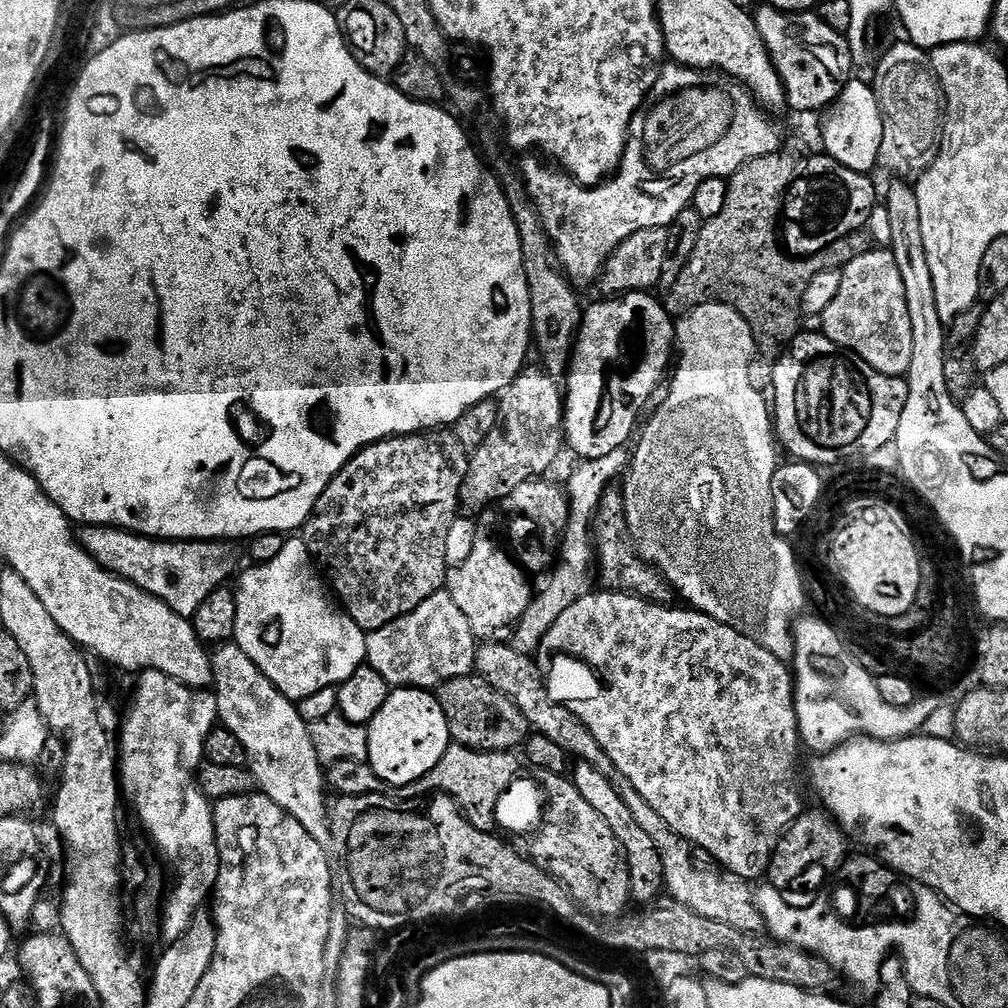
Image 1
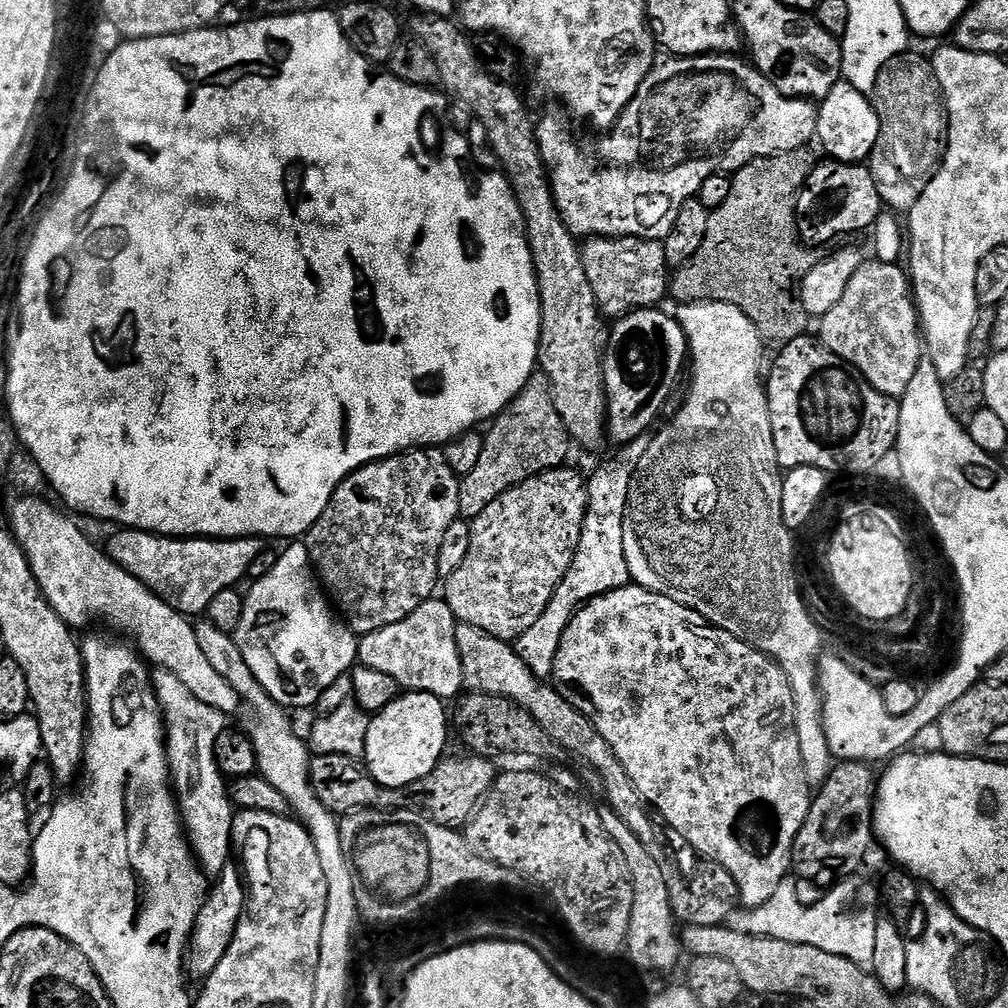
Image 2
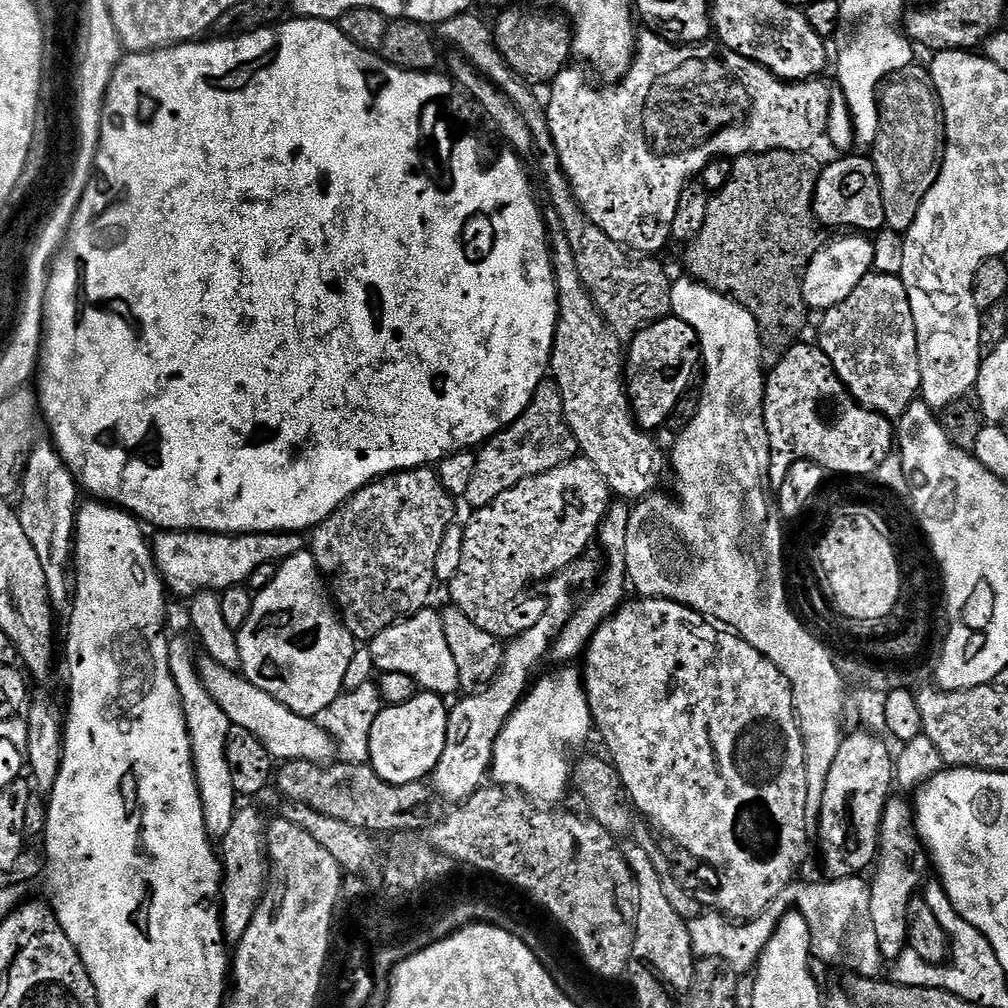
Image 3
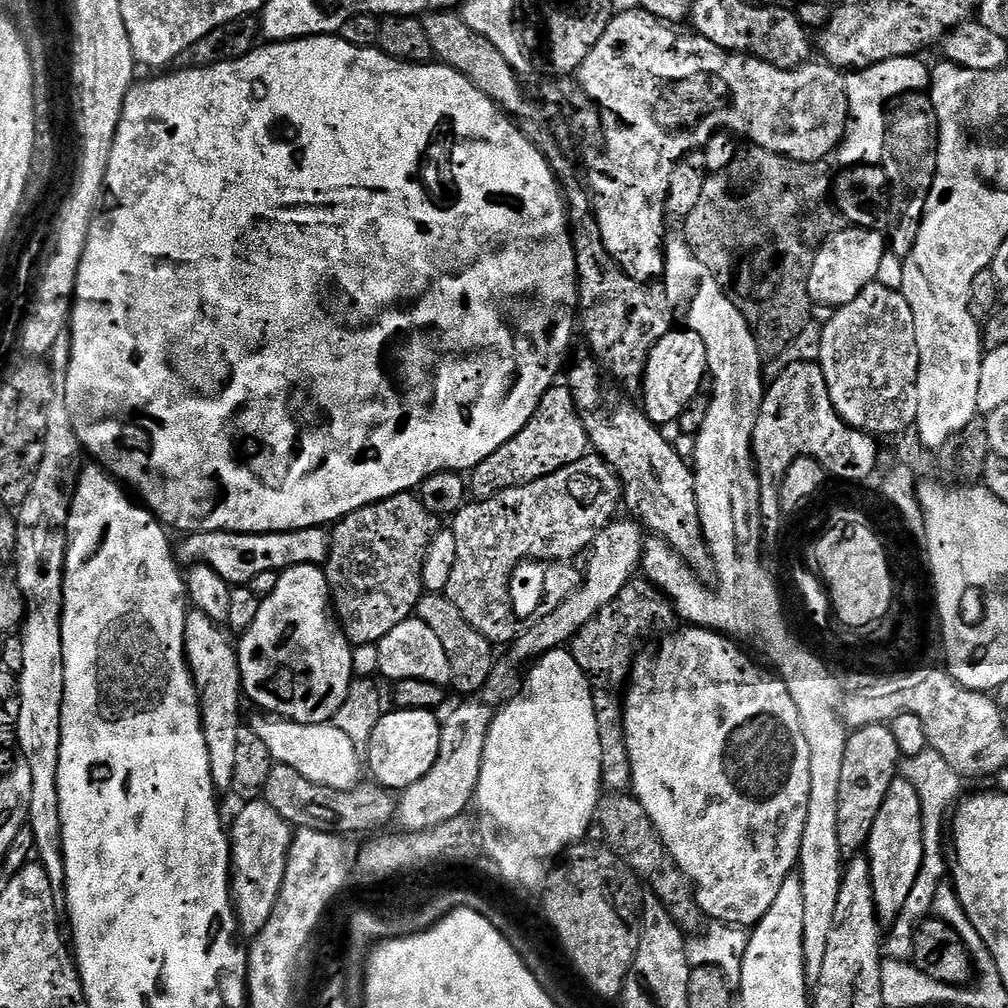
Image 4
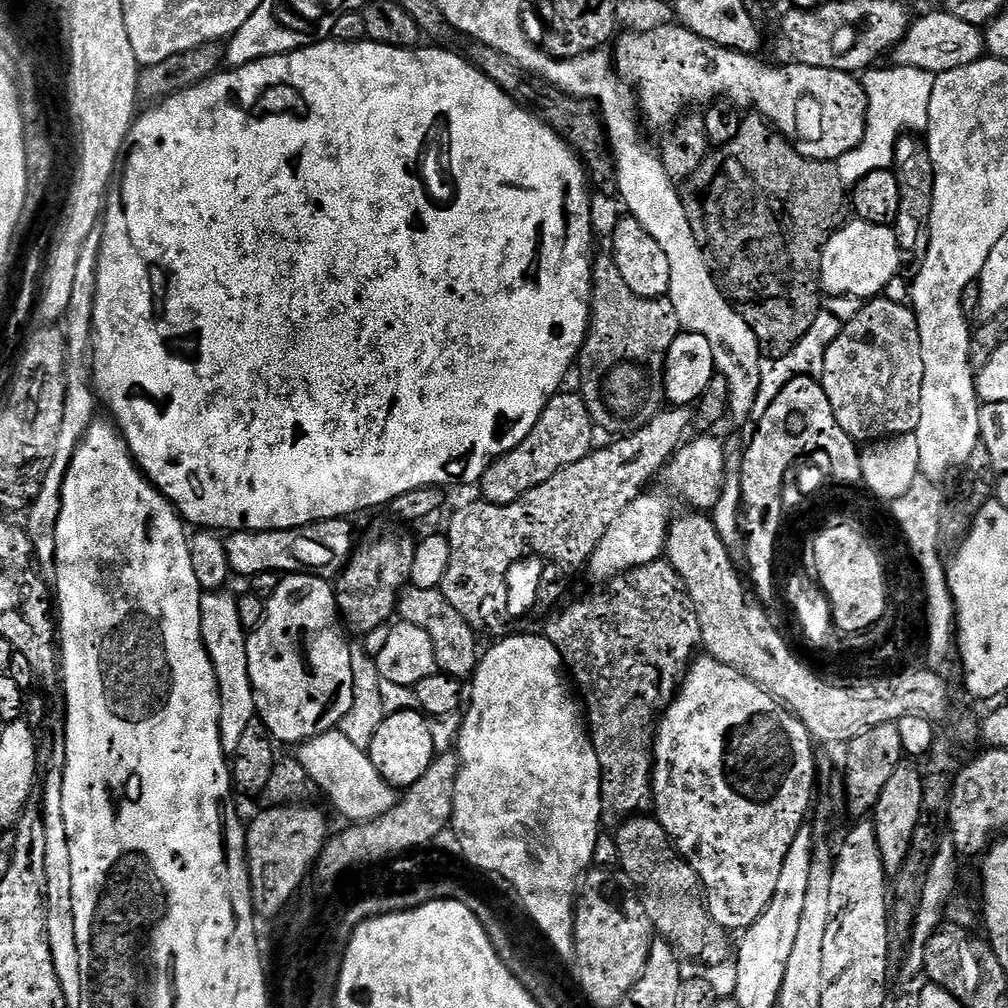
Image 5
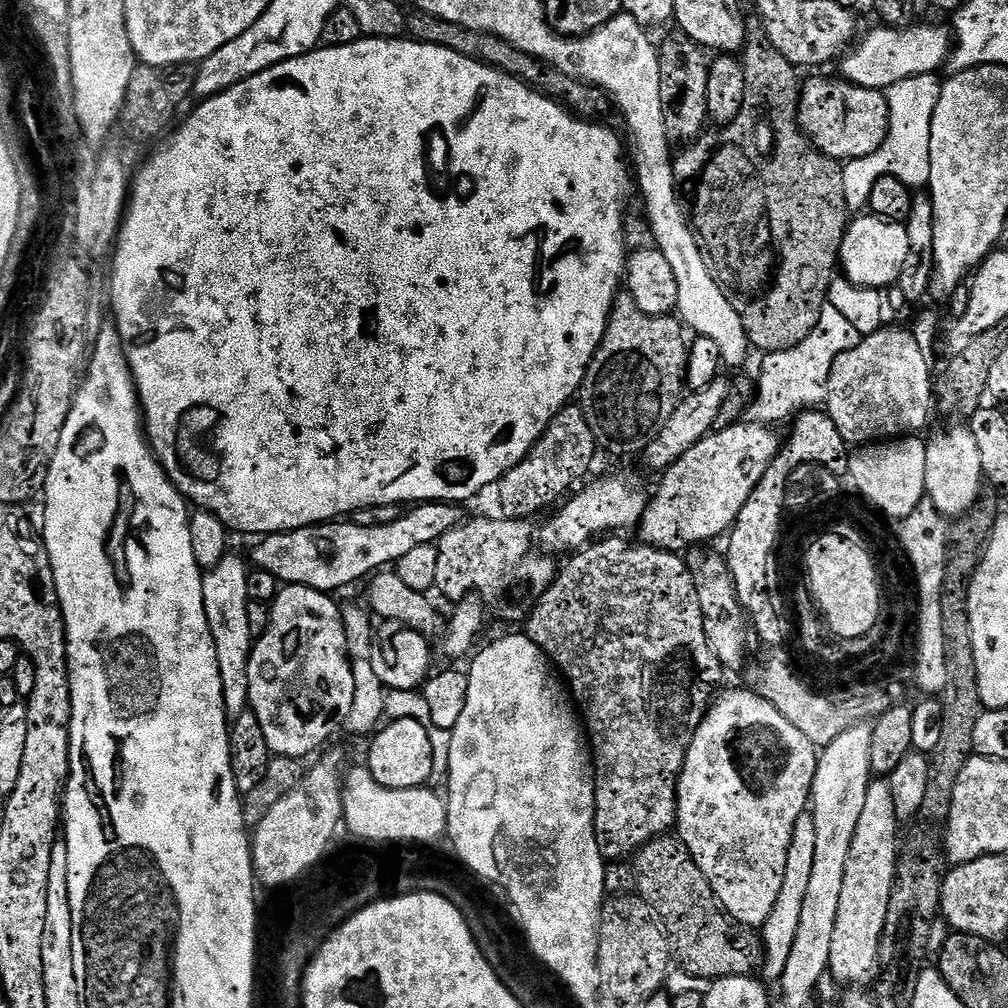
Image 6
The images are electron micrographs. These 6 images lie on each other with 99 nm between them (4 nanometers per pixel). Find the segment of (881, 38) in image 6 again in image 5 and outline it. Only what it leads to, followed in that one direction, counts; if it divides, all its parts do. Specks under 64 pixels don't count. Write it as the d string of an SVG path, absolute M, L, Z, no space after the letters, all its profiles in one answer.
M937 10L929 16L913 19L908 33L894 49L895 63L902 67L917 67L939 74L946 70L958 70L958 66L970 66L970 62L981 59L986 52L986 36L977 25L962 22L954 14Z

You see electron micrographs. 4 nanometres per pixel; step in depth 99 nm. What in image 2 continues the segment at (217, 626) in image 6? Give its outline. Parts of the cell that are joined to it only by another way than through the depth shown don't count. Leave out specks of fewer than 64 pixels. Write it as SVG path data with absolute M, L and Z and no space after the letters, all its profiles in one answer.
M156 668L152 685L166 733L166 751L170 783L178 797L178 811L192 855L205 877L215 878L233 859L232 818L234 807L229 796L226 777L214 762L214 742L226 731L225 713L198 702L194 694L170 670Z

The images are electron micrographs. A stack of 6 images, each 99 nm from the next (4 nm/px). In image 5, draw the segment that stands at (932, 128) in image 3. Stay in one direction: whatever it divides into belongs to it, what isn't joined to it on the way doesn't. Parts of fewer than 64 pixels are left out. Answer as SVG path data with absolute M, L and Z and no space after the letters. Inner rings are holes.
M904 134L900 137L894 150L892 162L900 191L898 218L894 225L894 231L898 238L901 253L907 254L902 260L902 275L904 279L911 282L916 279L930 242L928 227L934 206L934 178L936 175L927 143L916 134ZM908 252L912 256L908 256Z

